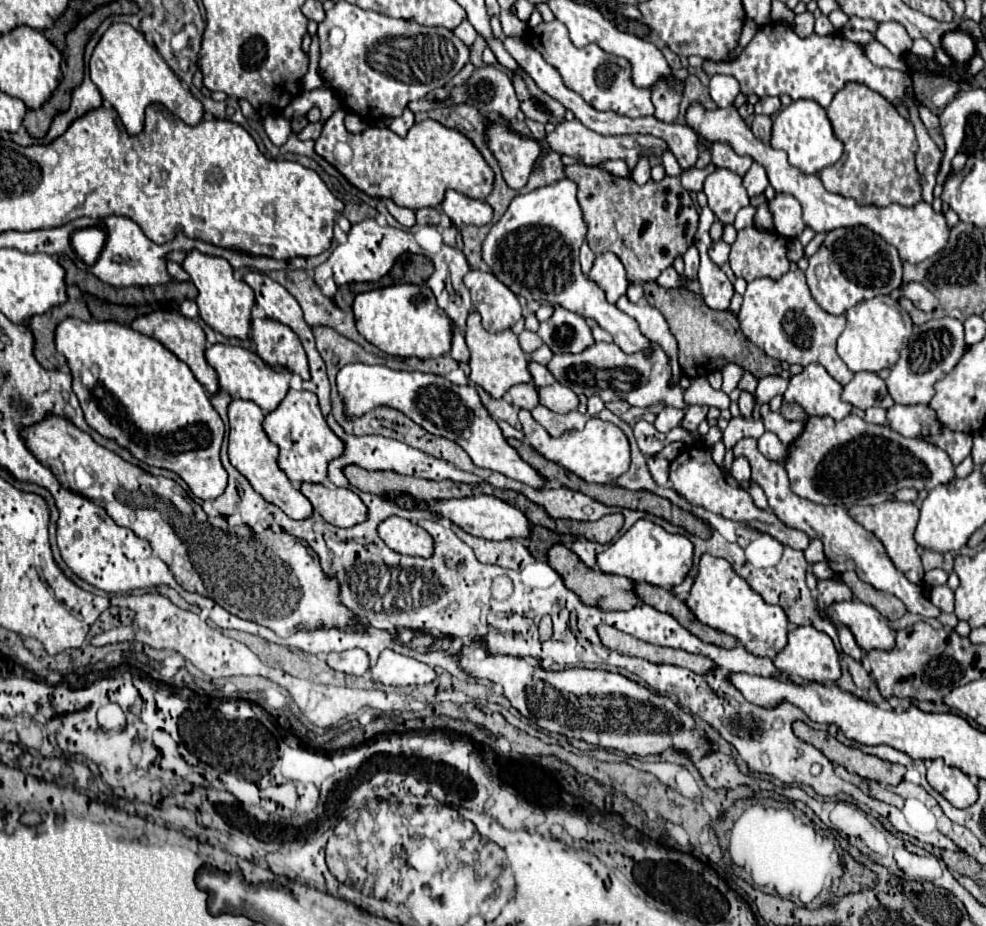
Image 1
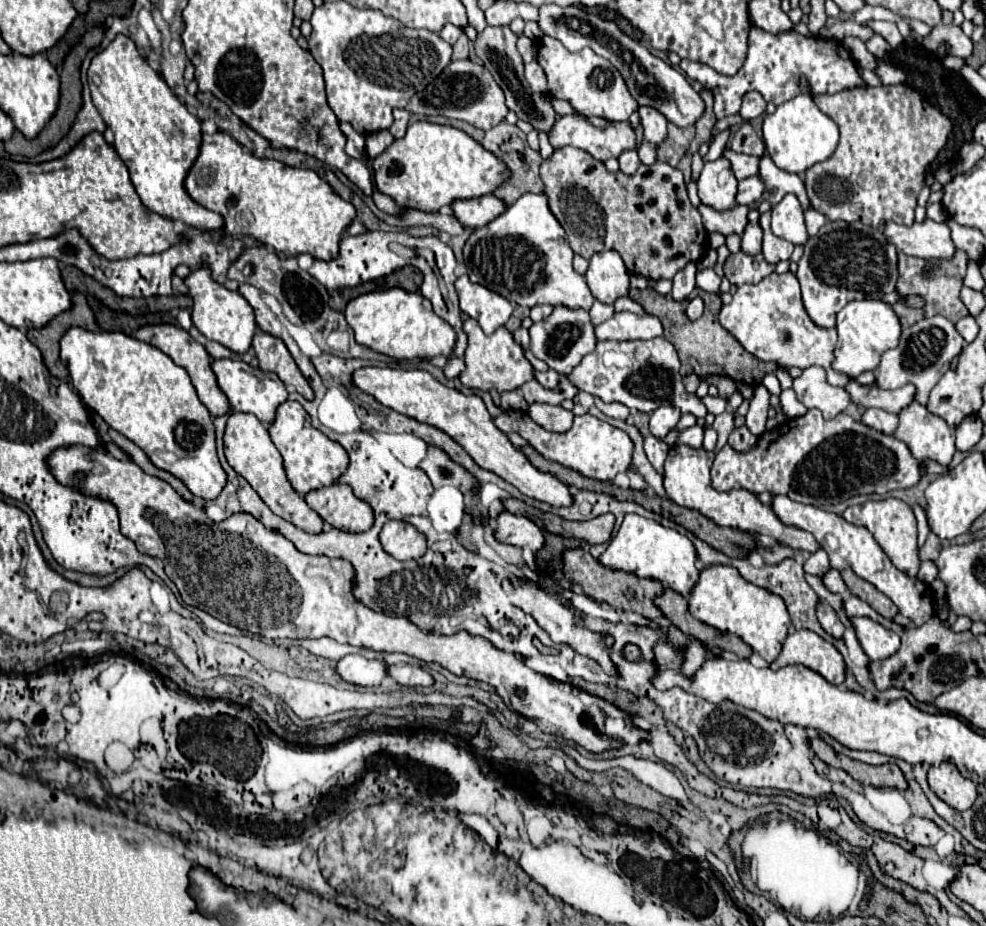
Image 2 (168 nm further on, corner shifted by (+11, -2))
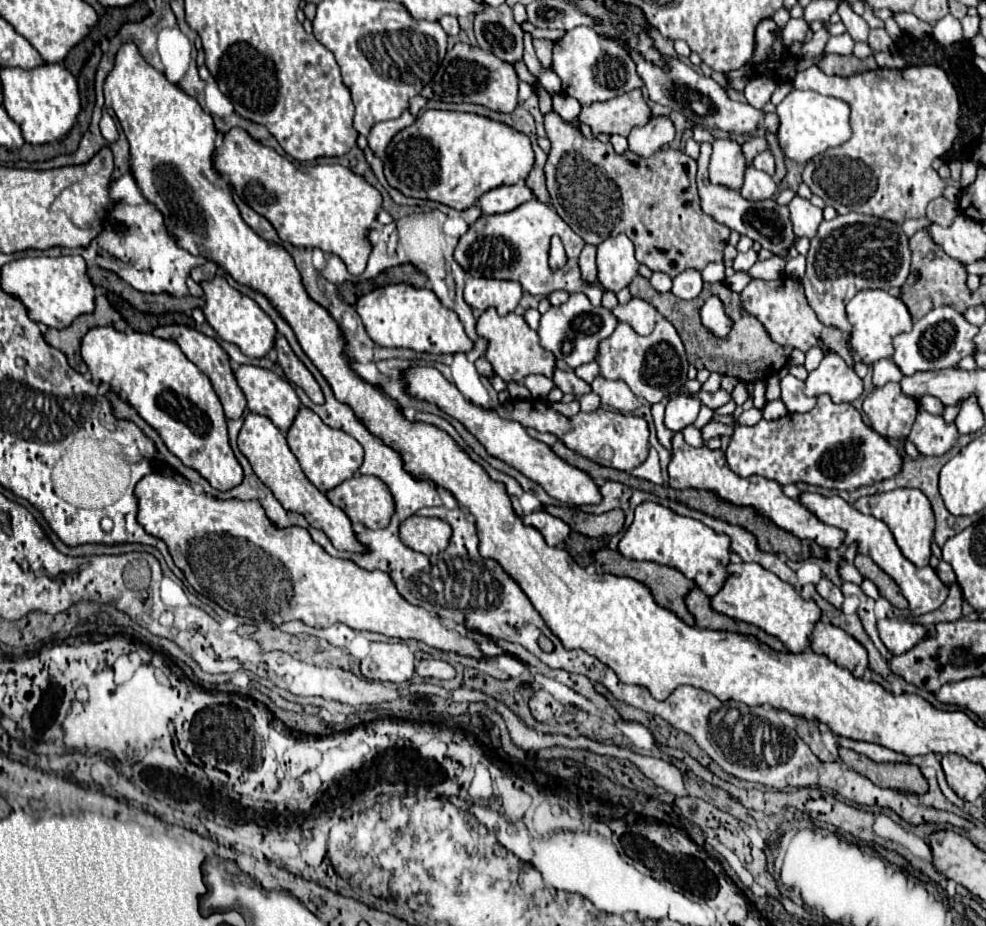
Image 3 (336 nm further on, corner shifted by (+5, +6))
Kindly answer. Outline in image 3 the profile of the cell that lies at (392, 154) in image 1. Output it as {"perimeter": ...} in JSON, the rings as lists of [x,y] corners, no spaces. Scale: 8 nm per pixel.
{"perimeter":[[[427,109],[417,117],[413,125],[405,127],[391,139],[387,147],[387,181],[391,187],[399,189],[407,197],[431,199],[463,211],[473,207],[485,191],[491,191],[501,185],[515,185],[527,179],[533,169],[533,161],[535,159],[531,139],[501,121],[493,121],[475,113]]]}

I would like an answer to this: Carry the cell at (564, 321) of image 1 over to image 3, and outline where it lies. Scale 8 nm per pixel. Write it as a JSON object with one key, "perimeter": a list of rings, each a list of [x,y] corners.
{"perimeter":[[[571,293],[569,301],[561,307],[551,307],[545,315],[541,315],[539,339],[541,347],[551,351],[557,359],[563,359],[569,367],[577,369],[579,365],[591,363],[599,355],[599,343],[611,337],[617,327],[615,315],[605,307],[593,307],[585,293]]]}

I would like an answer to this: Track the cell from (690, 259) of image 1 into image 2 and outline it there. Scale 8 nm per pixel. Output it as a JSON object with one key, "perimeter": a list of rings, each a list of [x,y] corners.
{"perimeter":[[[687,263],[687,267],[677,271],[677,275],[673,277],[673,291],[671,291],[671,297],[675,301],[683,301],[695,289],[695,273],[697,269],[693,263]]]}

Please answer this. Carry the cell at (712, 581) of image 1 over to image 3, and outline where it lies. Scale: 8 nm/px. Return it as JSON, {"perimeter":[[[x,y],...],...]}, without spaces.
{"perimeter":[[[731,563],[727,567],[729,577],[723,589],[711,597],[711,607],[727,617],[751,623],[775,635],[791,653],[801,653],[809,649],[809,635],[815,623],[821,619],[821,609],[811,599],[803,599],[793,585],[781,581],[775,573],[763,569],[757,563]]]}

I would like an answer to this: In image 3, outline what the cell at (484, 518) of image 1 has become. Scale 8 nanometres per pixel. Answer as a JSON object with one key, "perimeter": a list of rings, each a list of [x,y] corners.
{"perimeter":[[[535,511],[535,513],[531,513],[531,515],[523,517],[523,523],[539,529],[541,535],[545,537],[545,541],[547,541],[549,545],[559,545],[559,547],[563,547],[565,539],[567,539],[569,533],[571,533],[571,527],[569,527],[565,521],[549,515],[547,511]]]}

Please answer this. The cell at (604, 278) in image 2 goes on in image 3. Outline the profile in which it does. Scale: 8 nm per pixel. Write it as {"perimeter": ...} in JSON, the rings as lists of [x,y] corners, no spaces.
{"perimeter":[[[621,233],[597,245],[597,269],[599,281],[607,291],[617,293],[627,287],[639,269],[631,239]]]}

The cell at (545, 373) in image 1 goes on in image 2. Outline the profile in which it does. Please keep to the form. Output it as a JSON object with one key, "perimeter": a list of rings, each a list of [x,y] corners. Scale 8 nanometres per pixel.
{"perimeter":[[[549,369],[549,371],[545,371],[545,373],[535,371],[533,375],[535,375],[535,379],[537,379],[543,387],[547,387],[547,389],[557,389],[557,383],[559,383],[559,373],[557,373],[557,371],[553,371],[553,369]]]}

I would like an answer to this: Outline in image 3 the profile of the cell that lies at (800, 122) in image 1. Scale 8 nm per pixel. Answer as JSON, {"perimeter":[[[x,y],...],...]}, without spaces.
{"perimeter":[[[793,89],[779,105],[777,105],[777,115],[781,119],[779,125],[779,147],[785,153],[785,157],[797,161],[797,163],[807,163],[815,155],[839,147],[851,137],[851,127],[849,127],[849,105],[837,97],[821,95],[817,91],[803,91],[803,89]]]}

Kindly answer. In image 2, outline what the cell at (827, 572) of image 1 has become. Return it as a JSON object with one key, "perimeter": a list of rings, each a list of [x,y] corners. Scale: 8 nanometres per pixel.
{"perimeter":[[[831,569],[831,571],[827,571],[825,575],[821,575],[821,581],[823,581],[823,585],[825,585],[831,593],[839,593],[839,595],[847,595],[847,593],[849,593],[837,569]]]}

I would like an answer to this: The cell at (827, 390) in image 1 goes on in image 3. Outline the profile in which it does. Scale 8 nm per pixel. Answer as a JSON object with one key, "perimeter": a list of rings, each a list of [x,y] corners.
{"perimeter":[[[827,353],[805,381],[805,395],[817,397],[821,393],[827,393],[833,403],[851,403],[861,397],[863,381],[839,355]]]}

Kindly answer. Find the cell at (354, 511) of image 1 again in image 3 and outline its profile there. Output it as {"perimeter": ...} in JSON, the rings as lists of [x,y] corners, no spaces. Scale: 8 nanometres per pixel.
{"perimeter":[[[355,475],[331,489],[327,497],[333,505],[341,507],[353,523],[361,523],[369,529],[387,527],[395,513],[395,501],[389,487],[371,475]]]}

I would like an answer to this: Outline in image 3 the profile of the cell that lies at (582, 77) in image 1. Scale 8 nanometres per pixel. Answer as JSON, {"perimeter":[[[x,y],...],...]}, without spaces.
{"perimeter":[[[579,25],[567,31],[565,37],[553,45],[553,71],[559,75],[563,83],[561,85],[563,93],[569,97],[575,97],[581,105],[607,101],[631,89],[643,87],[641,77],[637,75],[637,69],[635,69],[635,61],[631,59],[629,51],[625,51],[615,41],[603,39],[591,27],[585,27],[585,25]]]}

